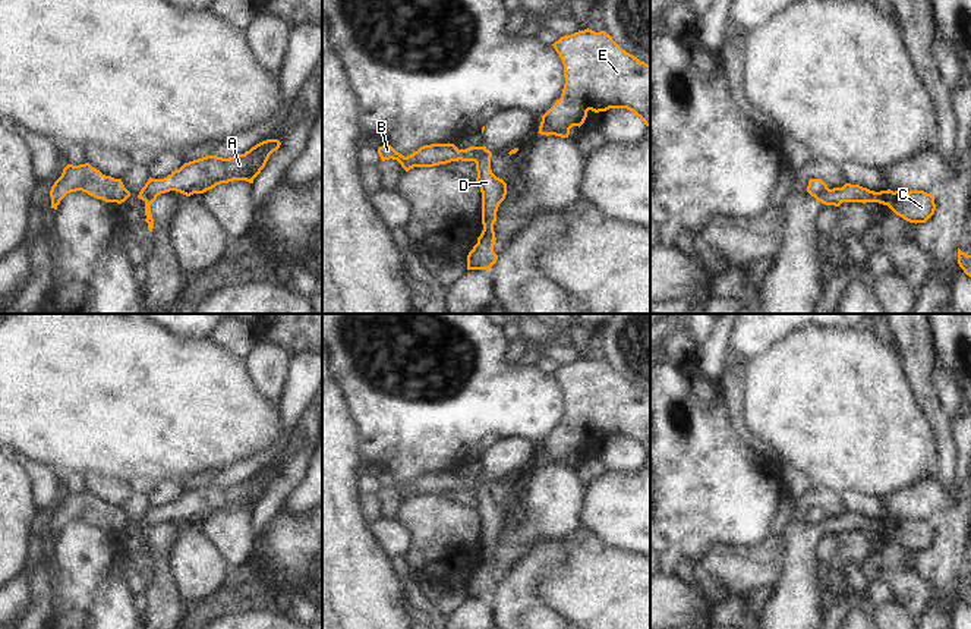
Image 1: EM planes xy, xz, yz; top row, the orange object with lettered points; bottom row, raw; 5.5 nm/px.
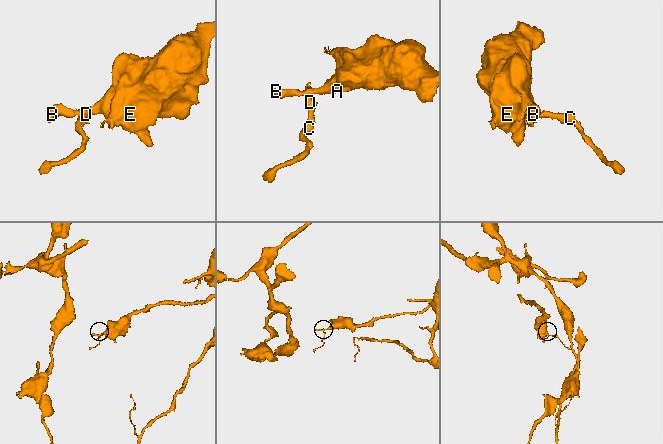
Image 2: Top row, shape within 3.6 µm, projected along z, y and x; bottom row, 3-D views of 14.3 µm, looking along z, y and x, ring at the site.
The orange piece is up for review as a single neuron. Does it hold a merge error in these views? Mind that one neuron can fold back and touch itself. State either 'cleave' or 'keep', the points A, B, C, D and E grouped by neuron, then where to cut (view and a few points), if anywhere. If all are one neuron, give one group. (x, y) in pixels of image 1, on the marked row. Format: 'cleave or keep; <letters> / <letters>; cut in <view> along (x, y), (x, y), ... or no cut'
cleave; A B E / C D; cut in xz along (484, 145), (486, 151), (475, 162)

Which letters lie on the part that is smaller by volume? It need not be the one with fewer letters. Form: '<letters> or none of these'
C, D

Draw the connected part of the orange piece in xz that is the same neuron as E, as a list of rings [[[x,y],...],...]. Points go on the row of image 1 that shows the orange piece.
[[[584,29],[561,37],[554,44],[564,65],[564,89],[561,98],[543,114],[540,135],[568,138],[573,126],[581,126],[587,111],[627,108],[646,126],[650,126],[650,65],[622,50],[605,31]]]

